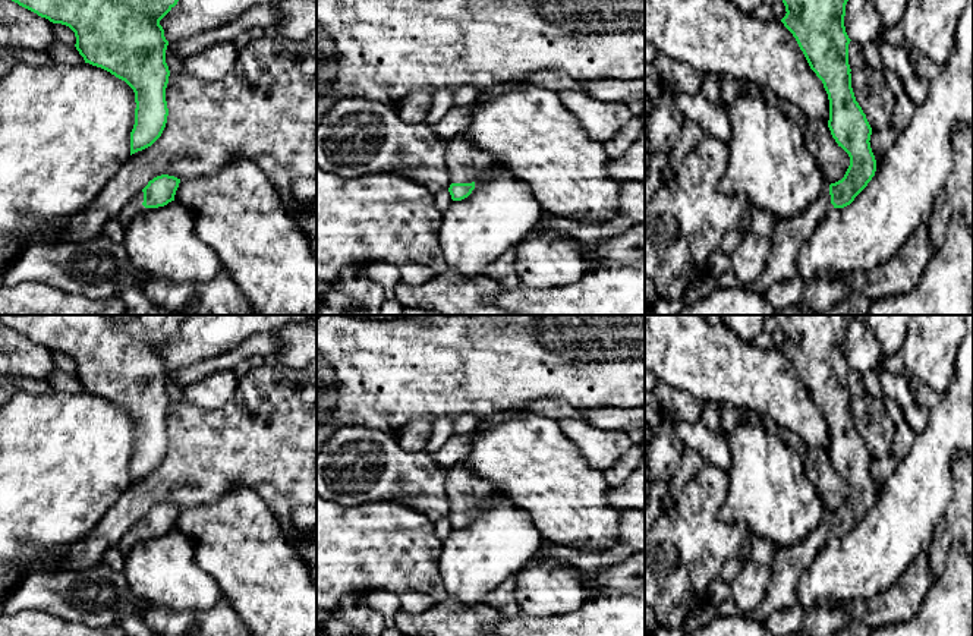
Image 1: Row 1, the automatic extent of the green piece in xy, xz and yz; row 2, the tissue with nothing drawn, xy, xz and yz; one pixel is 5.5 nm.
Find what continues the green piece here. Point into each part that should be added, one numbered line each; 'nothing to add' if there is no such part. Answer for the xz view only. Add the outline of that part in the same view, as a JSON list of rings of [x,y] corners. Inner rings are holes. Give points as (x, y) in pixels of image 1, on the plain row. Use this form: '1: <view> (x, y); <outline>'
1: xz (465, 490); [[[465,460],[447,470],[444,488],[453,511],[472,511],[481,500],[492,492],[491,484],[473,475]]]

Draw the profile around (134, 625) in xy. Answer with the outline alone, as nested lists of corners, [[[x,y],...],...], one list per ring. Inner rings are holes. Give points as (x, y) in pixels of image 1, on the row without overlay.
[[[132,614],[126,617],[122,623],[120,627],[125,632],[125,636],[166,636],[161,633],[157,633],[151,630],[142,620],[141,614]]]

